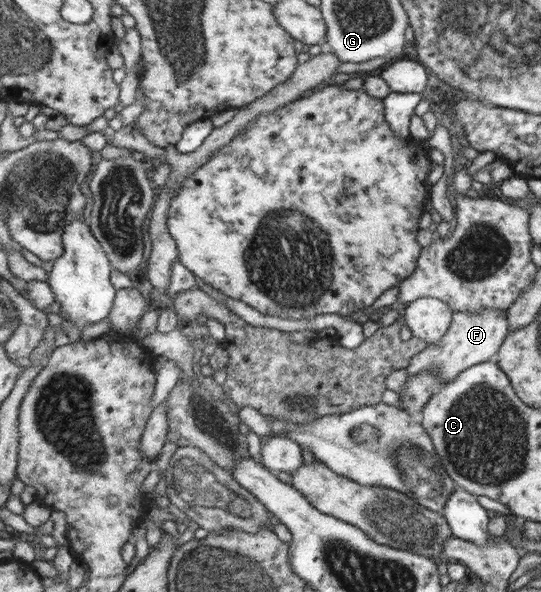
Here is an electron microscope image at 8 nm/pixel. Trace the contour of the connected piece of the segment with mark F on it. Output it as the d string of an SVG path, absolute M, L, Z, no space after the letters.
M496 308L481 309L478 313L452 311L452 321L446 334L438 342L429 344L424 350L409 361L406 366L408 376L420 374L422 370L430 370L439 377L441 383L453 380L467 367L488 361L501 347L505 335L508 333L507 317L504 312Z

